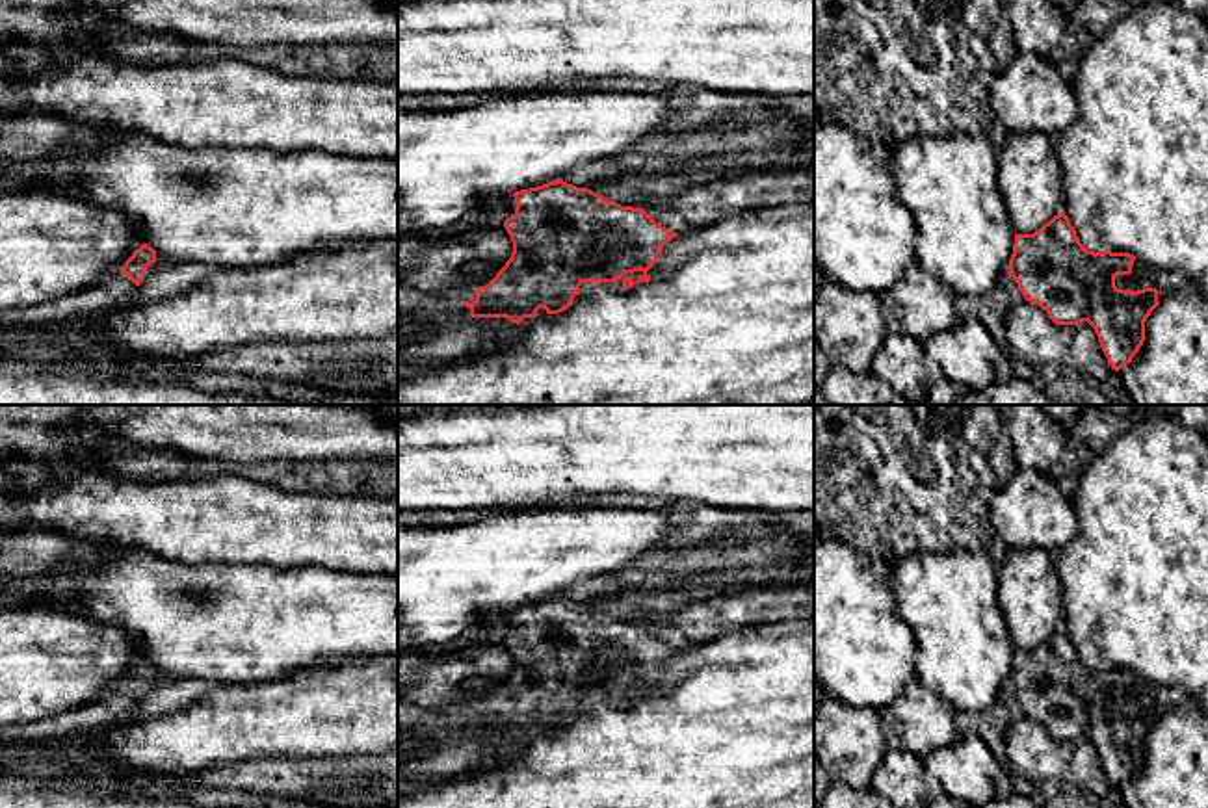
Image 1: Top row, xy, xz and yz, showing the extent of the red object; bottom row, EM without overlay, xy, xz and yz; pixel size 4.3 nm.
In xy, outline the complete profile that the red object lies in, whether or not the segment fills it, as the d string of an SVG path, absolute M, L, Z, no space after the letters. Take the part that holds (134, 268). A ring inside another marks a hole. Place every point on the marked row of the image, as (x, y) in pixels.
M143 243L134 254L125 262L121 273L125 273L136 286L145 279L145 271L156 262L156 251Z

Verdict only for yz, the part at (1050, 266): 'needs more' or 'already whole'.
needs more

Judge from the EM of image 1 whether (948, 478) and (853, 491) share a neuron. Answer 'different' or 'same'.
same

